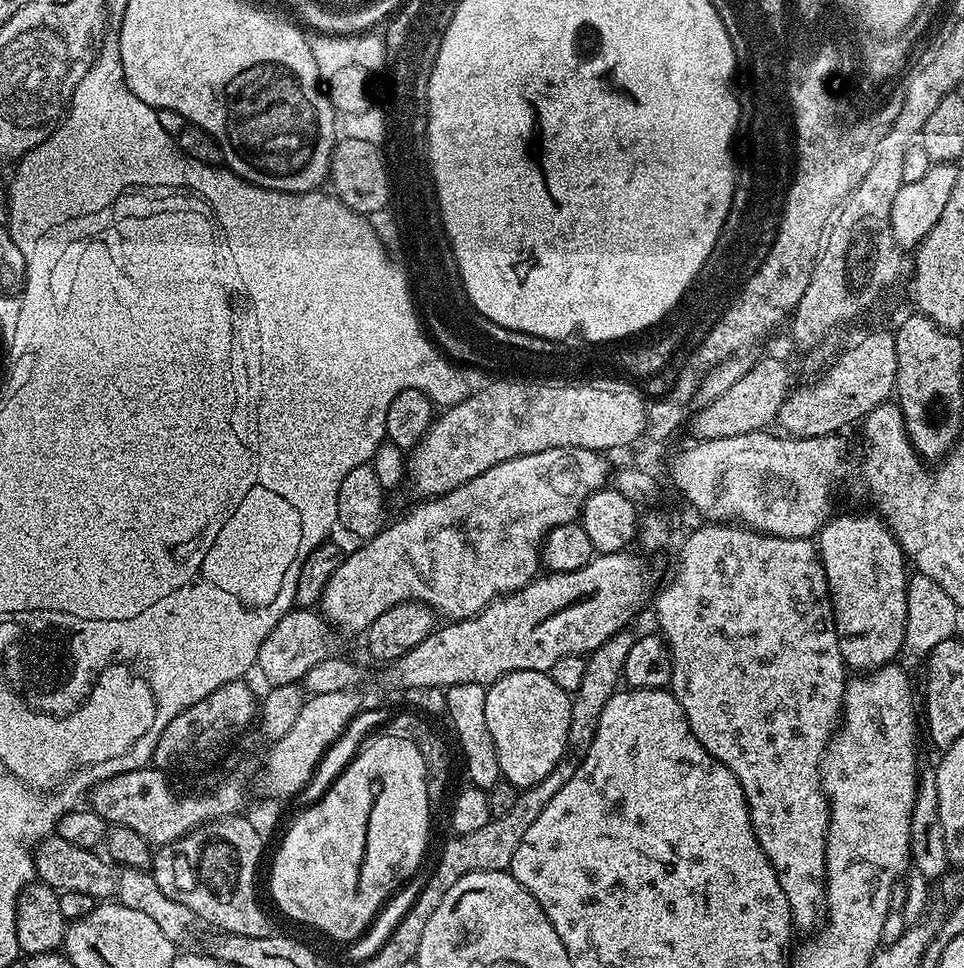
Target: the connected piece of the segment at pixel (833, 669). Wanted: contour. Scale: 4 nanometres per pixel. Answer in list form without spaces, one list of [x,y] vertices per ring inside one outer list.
[[[704,522],[701,528],[696,528],[684,541],[680,544],[680,553],[676,556],[676,569],[672,572],[672,581],[661,590],[655,593],[654,604],[656,600],[656,624],[659,635],[663,636],[669,652],[672,653],[672,682],[670,691],[675,696],[678,703],[682,706],[682,710],[686,714],[686,722],[690,726],[690,730],[694,734],[694,738],[698,738],[698,742],[702,742],[702,746],[706,746],[706,750],[714,758],[718,758],[718,762],[722,762],[734,774],[734,778],[738,778],[738,782],[742,786],[742,794],[748,803],[748,813],[750,814],[750,822],[754,834],[758,838],[758,846],[762,846],[762,850],[766,854],[766,858],[770,862],[770,866],[774,866],[774,874],[778,874],[778,882],[782,886],[782,894],[786,894],[786,902],[790,902],[790,914],[792,915],[793,925],[797,929],[800,928],[804,932],[808,932],[812,927],[819,925],[822,920],[822,913],[826,908],[826,877],[828,871],[824,863],[826,862],[826,842],[828,841],[828,795],[824,792],[824,781],[820,778],[820,763],[824,760],[824,752],[828,749],[828,743],[832,741],[832,736],[836,729],[842,723],[842,713],[844,711],[844,689],[846,687],[846,665],[842,658],[842,650],[840,649],[840,636],[836,633],[836,619],[832,613],[832,597],[828,594],[828,579],[824,573],[824,565],[820,563],[820,553],[817,545],[808,538],[782,538],[781,536],[768,536],[765,532],[754,532],[750,528],[737,526],[731,522]]]

